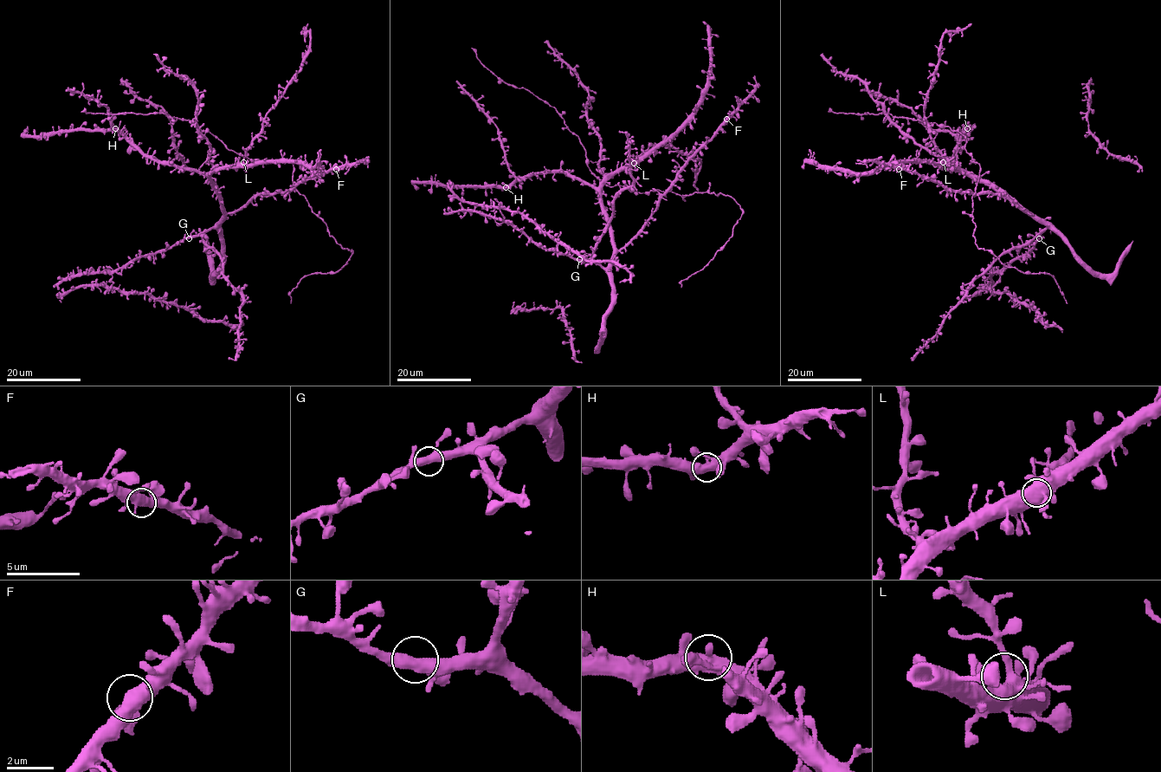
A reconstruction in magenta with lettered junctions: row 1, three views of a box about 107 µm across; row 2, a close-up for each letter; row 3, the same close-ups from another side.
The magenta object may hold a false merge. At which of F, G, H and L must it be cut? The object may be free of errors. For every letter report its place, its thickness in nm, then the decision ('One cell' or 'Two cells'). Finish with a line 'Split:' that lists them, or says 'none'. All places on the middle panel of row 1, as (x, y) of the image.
F: Place: (726, 119). Thickness 440 nm. One cell
G: Place: (579, 259). Thickness 420 nm. One cell
H: Place: (506, 187). Thickness 480 nm. Two cells
L: Place: (634, 163). Thickness 440 nm. One cell
Split: H

